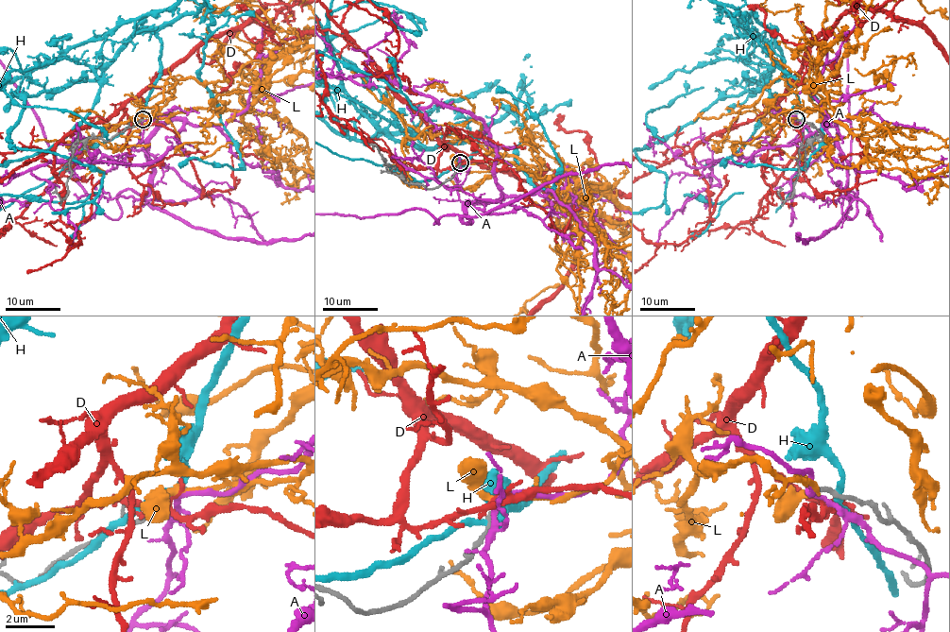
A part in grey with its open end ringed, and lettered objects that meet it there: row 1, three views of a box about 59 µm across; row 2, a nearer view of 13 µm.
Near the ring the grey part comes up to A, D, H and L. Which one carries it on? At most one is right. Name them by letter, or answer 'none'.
none

